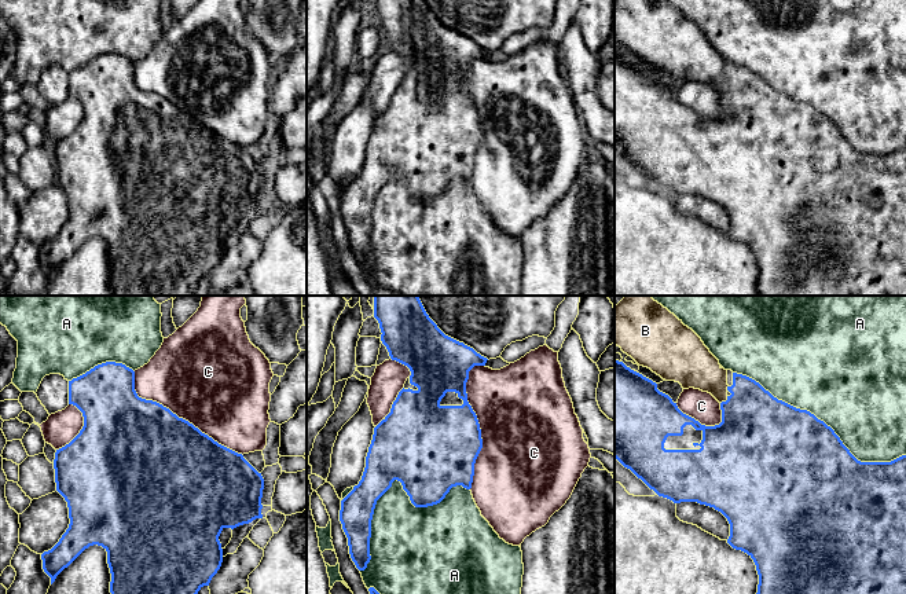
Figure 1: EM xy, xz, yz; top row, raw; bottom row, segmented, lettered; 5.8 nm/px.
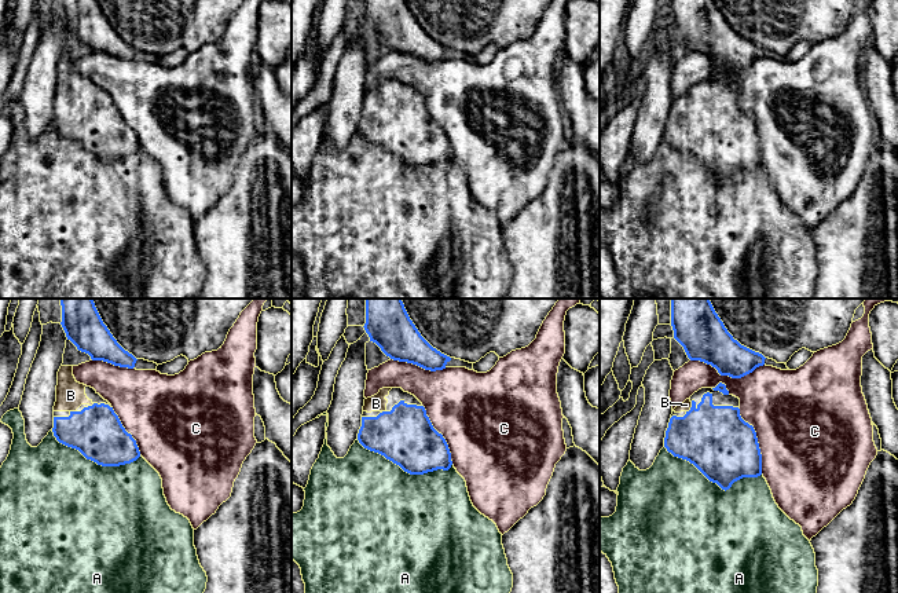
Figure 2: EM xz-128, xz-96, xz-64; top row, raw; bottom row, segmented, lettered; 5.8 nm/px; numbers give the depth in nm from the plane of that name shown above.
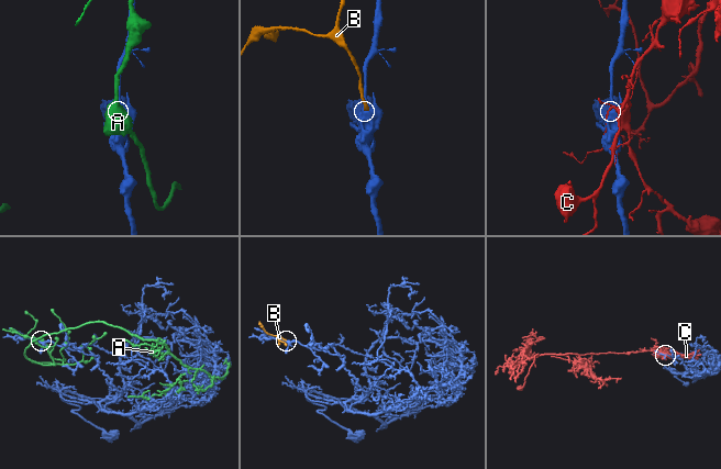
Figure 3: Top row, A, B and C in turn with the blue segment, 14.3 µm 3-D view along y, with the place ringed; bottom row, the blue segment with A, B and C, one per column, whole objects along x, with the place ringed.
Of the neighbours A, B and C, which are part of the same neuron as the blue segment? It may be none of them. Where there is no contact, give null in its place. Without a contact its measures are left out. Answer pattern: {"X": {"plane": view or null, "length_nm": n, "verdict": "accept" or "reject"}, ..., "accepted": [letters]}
{"A": {"plane": "xz", "length_nm": 800, "verdict": "reject"}, "B": {"plane": "yz", "length_nm": 60, "verdict": "accept"}, "C": {"plane": "xz", "length_nm": 750, "verdict": "reject"}, "accepted": ["B"]}

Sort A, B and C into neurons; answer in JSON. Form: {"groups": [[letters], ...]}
{"groups": [["A"], ["B"], ["C"]]}

